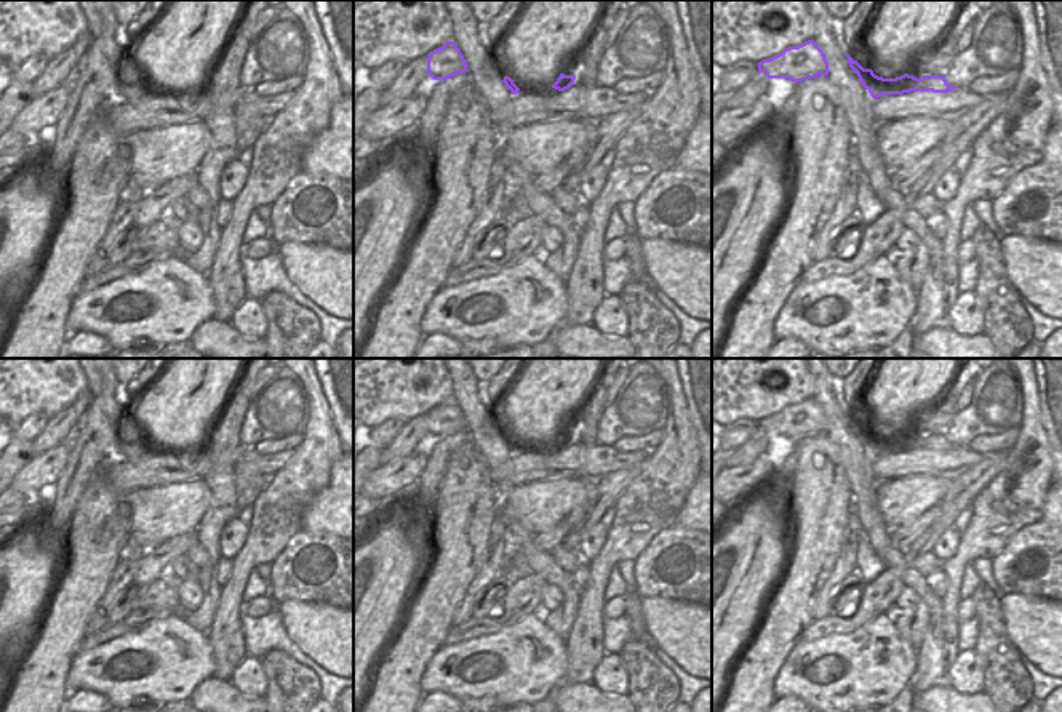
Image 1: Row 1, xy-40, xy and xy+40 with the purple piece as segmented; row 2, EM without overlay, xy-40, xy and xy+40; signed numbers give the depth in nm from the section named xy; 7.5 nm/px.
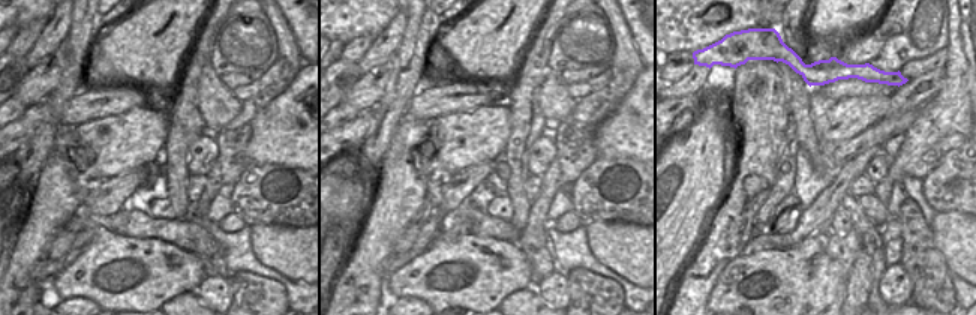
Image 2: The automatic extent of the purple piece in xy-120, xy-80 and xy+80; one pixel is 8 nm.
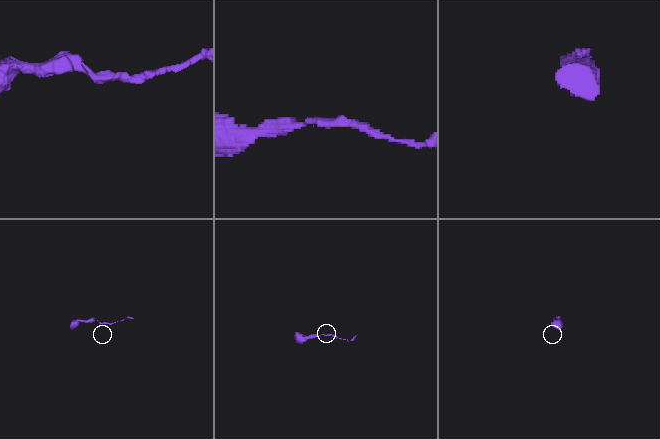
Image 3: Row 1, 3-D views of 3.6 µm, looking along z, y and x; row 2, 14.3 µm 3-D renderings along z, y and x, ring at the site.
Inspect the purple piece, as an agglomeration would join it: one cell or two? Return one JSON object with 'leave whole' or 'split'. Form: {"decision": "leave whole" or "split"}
{"decision": "leave whole"}

